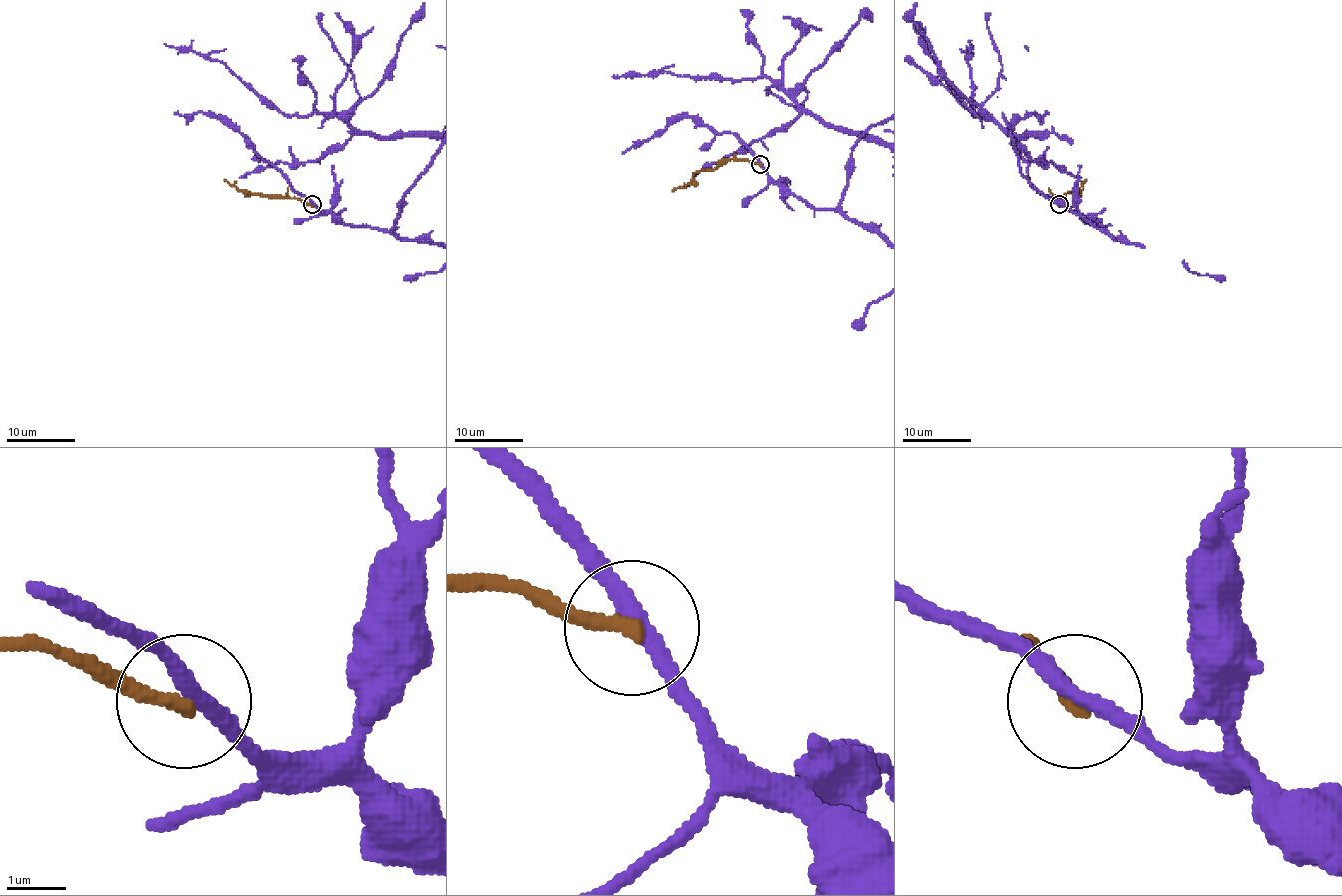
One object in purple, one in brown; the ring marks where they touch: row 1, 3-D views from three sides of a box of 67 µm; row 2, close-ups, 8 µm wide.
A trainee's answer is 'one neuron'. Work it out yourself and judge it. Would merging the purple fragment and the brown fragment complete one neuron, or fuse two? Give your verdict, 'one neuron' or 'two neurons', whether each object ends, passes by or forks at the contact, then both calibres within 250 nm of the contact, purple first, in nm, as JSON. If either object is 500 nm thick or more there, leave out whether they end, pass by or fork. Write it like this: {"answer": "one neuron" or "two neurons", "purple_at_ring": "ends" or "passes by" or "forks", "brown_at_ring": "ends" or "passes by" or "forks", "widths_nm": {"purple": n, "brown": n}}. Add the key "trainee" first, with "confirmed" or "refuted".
{"trainee": "refuted", "answer": "two neurons", "purple_at_ring": "passes by", "brown_at_ring": "ends", "widths_nm": {"purple": 280, "brown": 280}}

